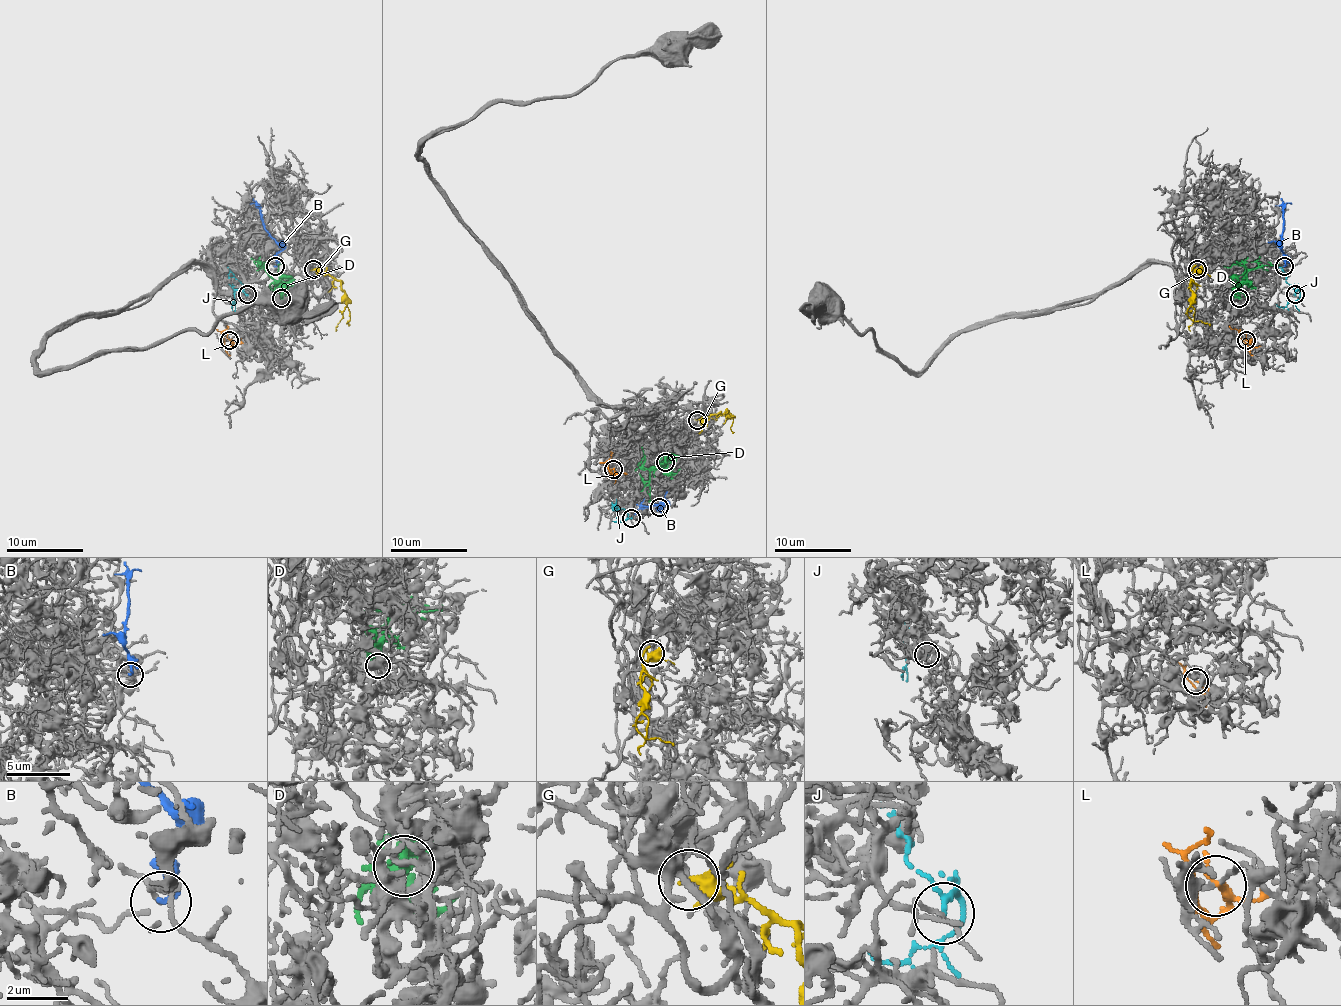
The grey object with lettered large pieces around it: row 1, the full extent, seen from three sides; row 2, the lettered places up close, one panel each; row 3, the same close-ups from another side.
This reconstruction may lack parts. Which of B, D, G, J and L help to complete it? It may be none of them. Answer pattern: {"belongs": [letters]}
{"belongs": ["D"]}

